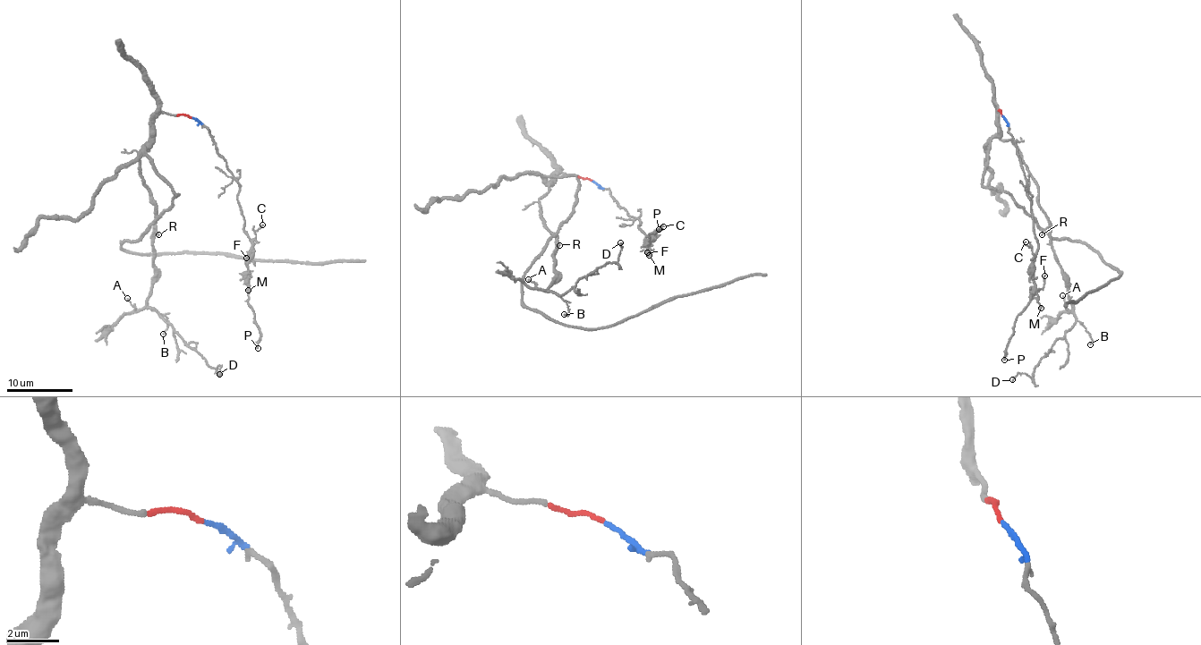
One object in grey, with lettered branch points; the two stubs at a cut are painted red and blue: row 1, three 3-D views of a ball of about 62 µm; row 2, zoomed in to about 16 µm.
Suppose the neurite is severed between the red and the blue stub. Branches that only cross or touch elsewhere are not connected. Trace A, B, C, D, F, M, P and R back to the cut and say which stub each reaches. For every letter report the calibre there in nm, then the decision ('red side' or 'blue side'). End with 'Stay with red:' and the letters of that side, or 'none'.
A: 110 nm | red side
B: 120 nm | red side
C: 130 nm | blue side
D: 120 nm | red side
F: 140 nm | blue side
M: 170 nm | blue side
P: 170 nm | blue side
R: 140 nm | red side
Stay with red: A, B, D, R

